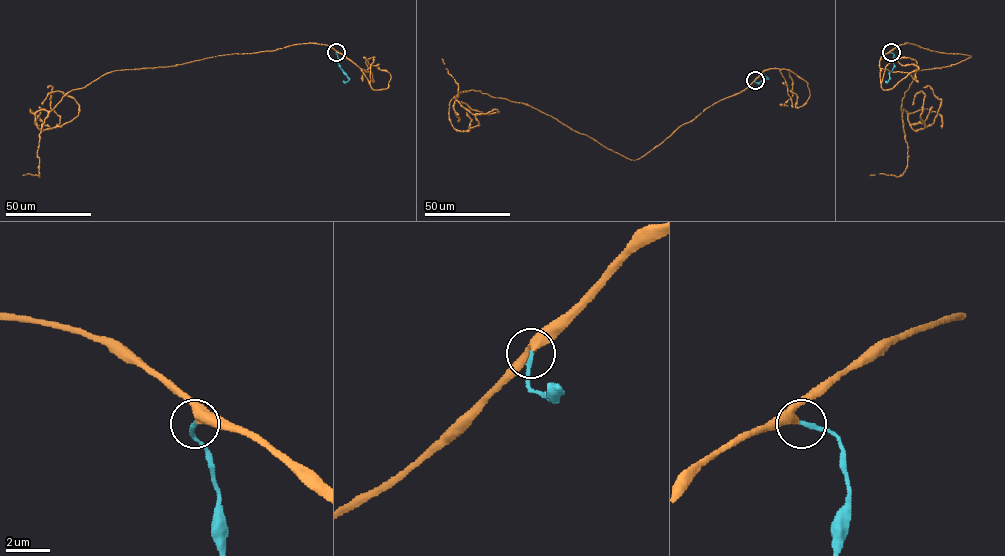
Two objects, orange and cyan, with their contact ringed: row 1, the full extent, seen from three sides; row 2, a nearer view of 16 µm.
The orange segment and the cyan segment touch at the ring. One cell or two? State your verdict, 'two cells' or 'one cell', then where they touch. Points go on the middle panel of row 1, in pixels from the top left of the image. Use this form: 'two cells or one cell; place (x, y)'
one cell; place (755, 80)

